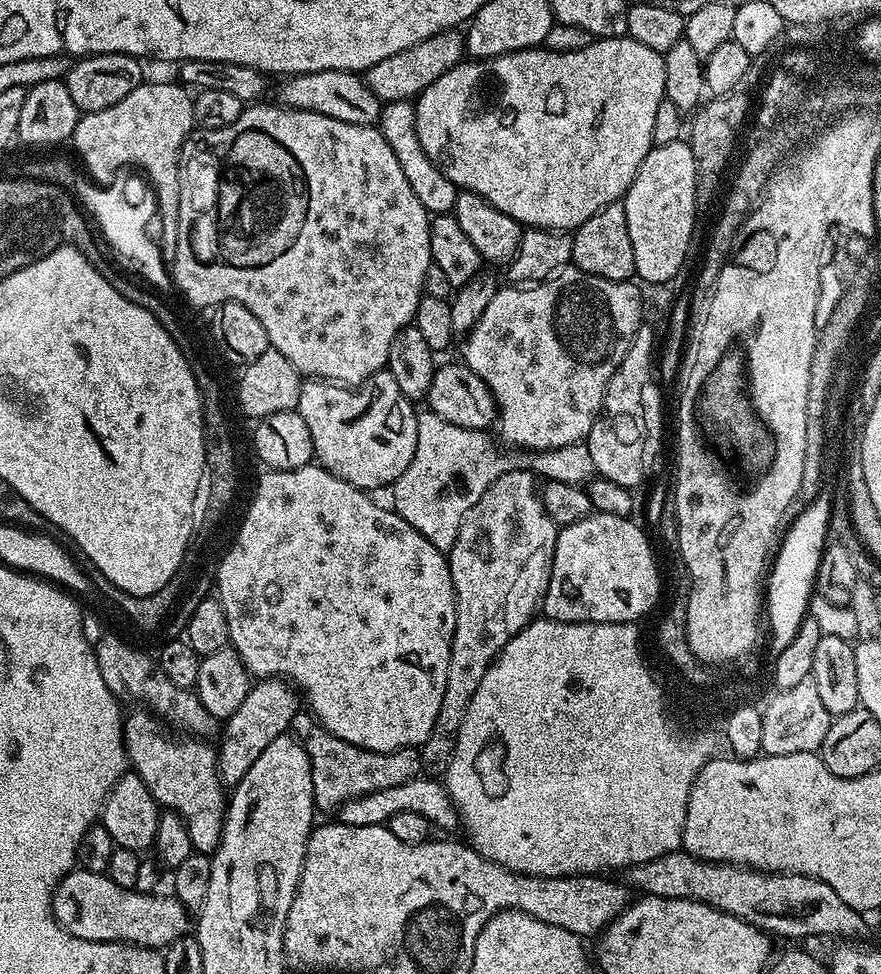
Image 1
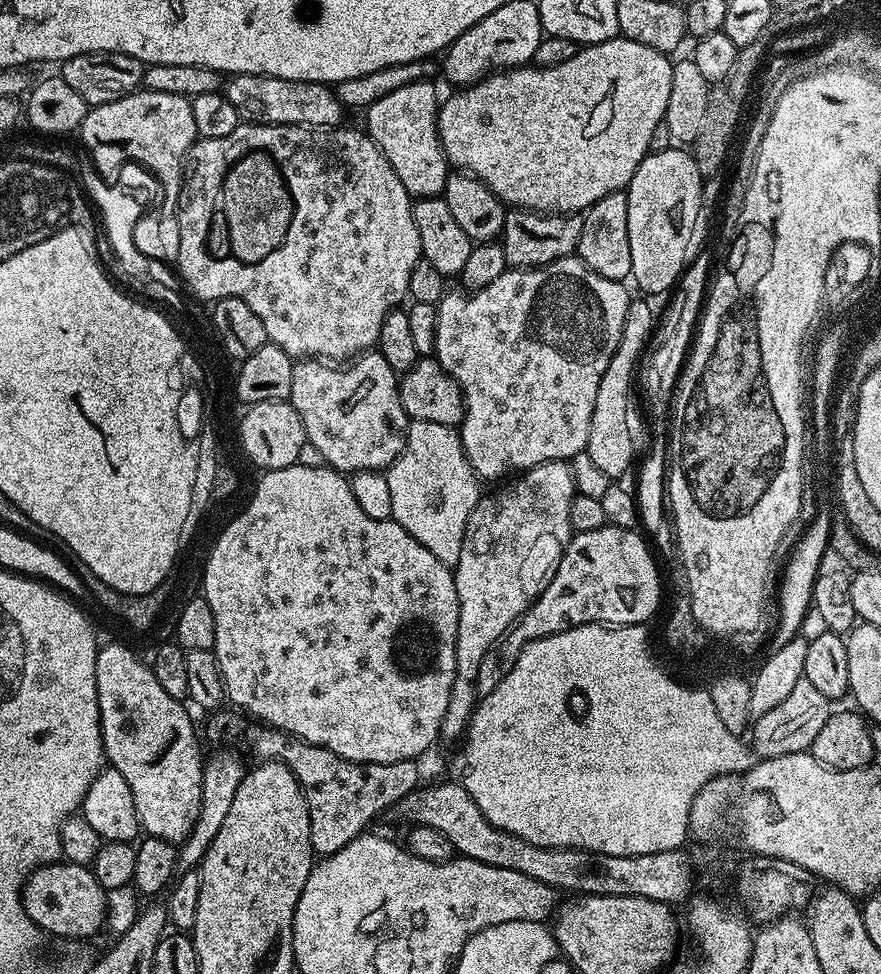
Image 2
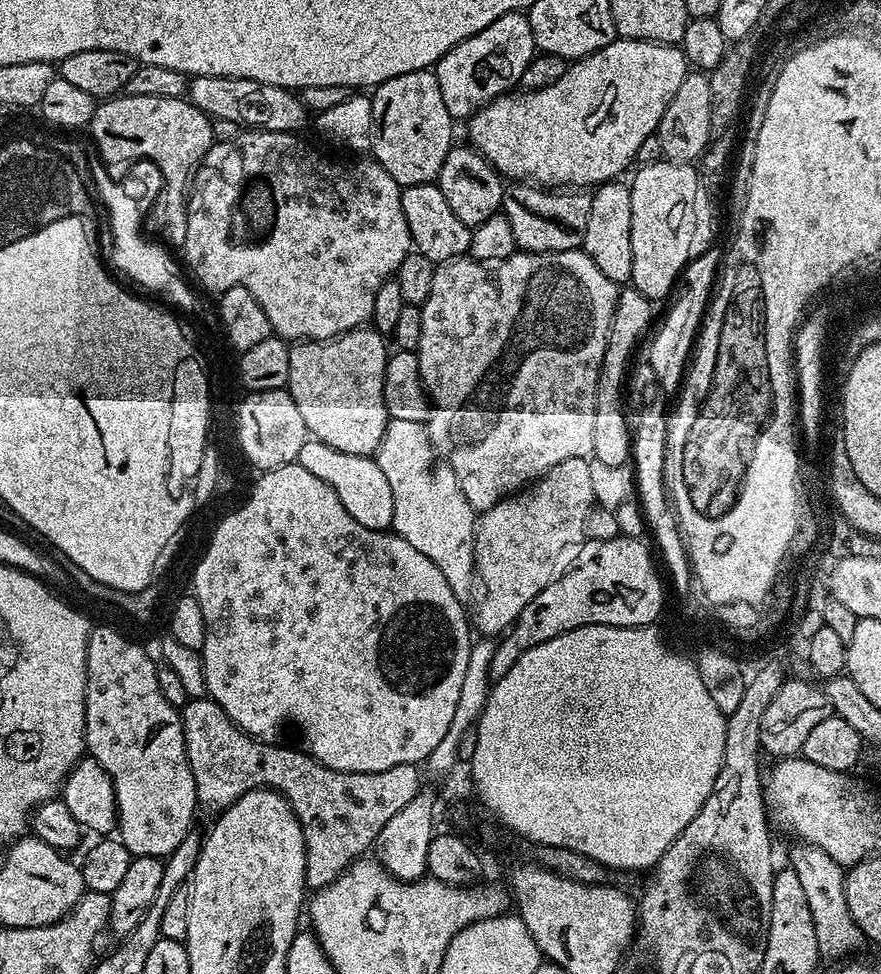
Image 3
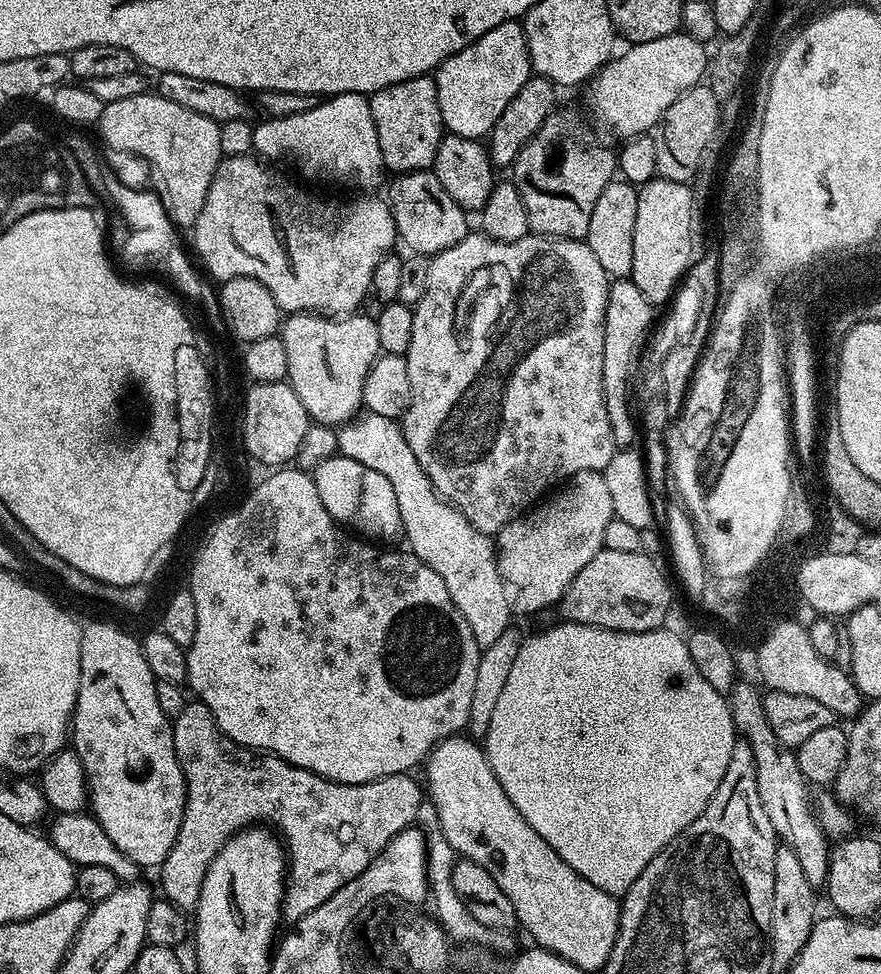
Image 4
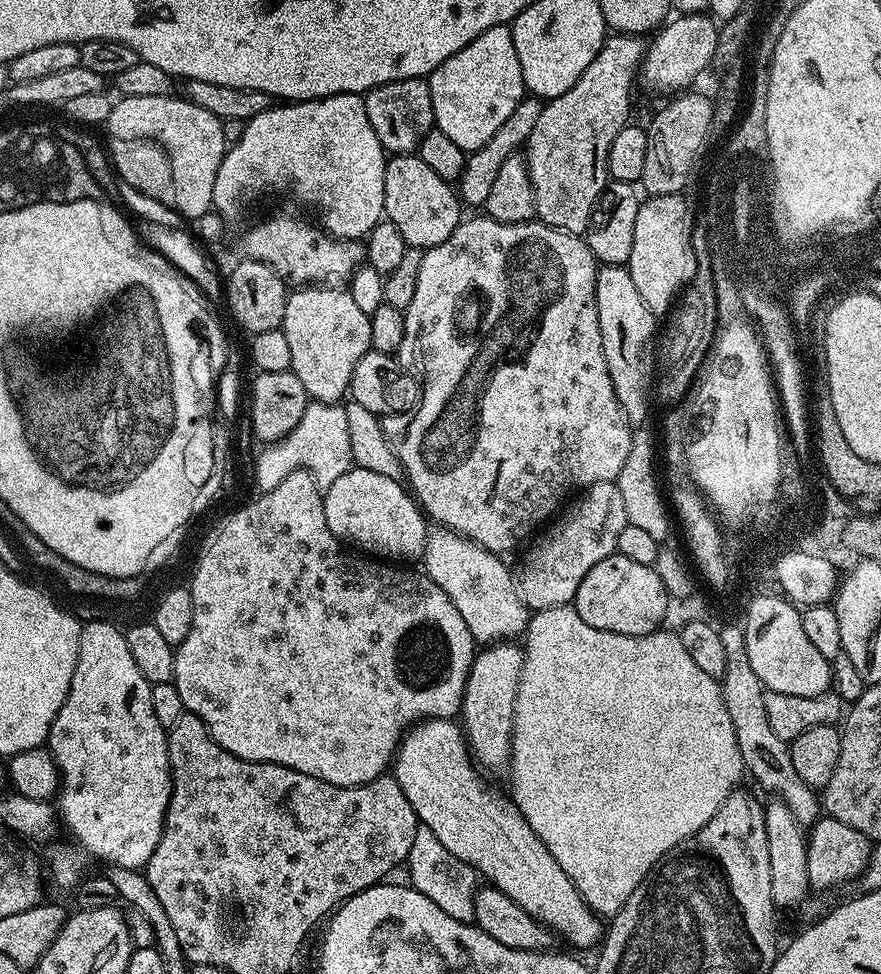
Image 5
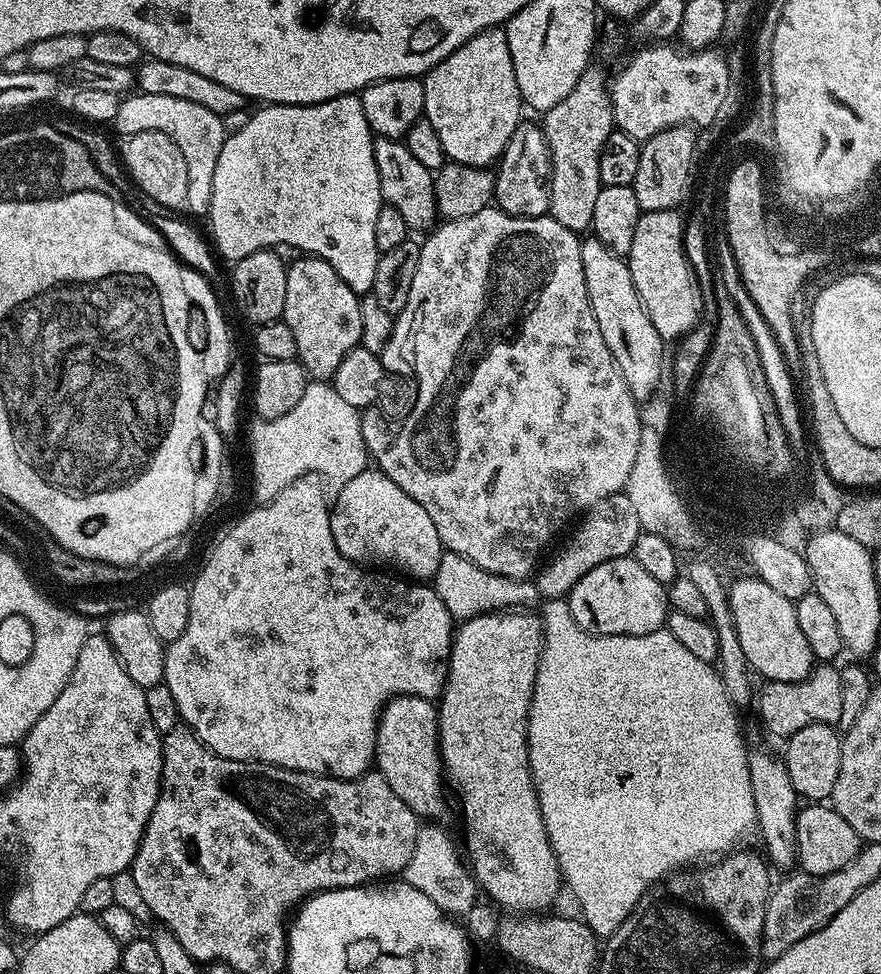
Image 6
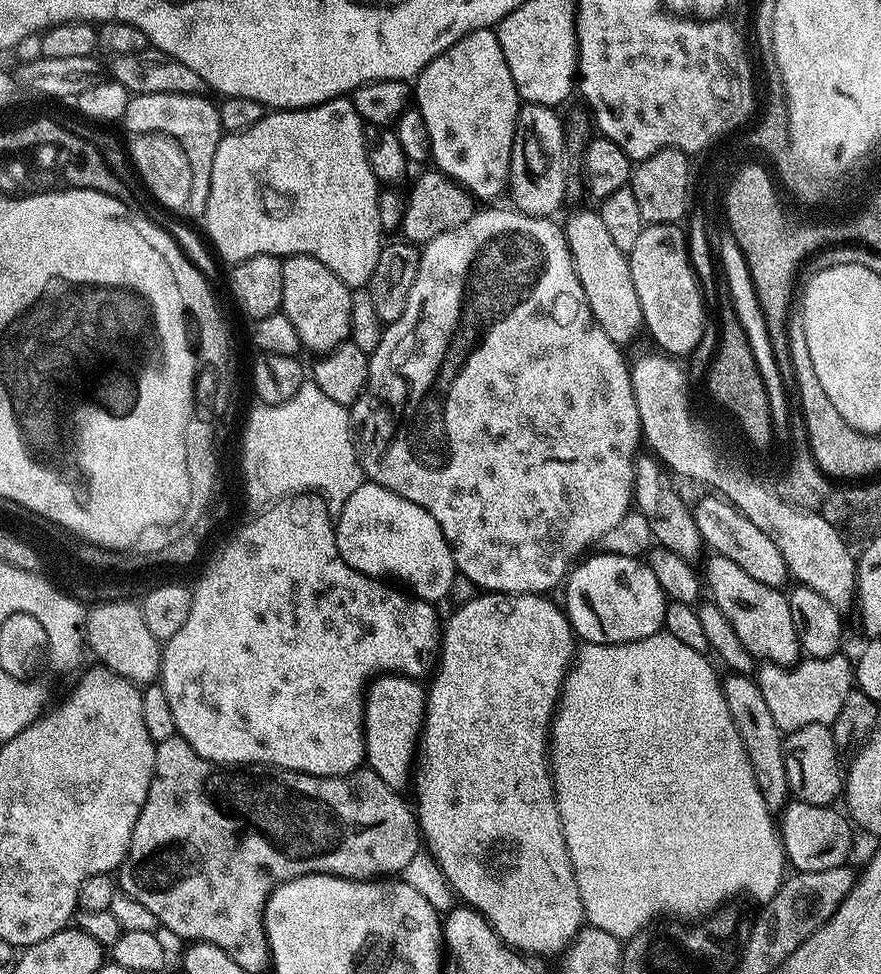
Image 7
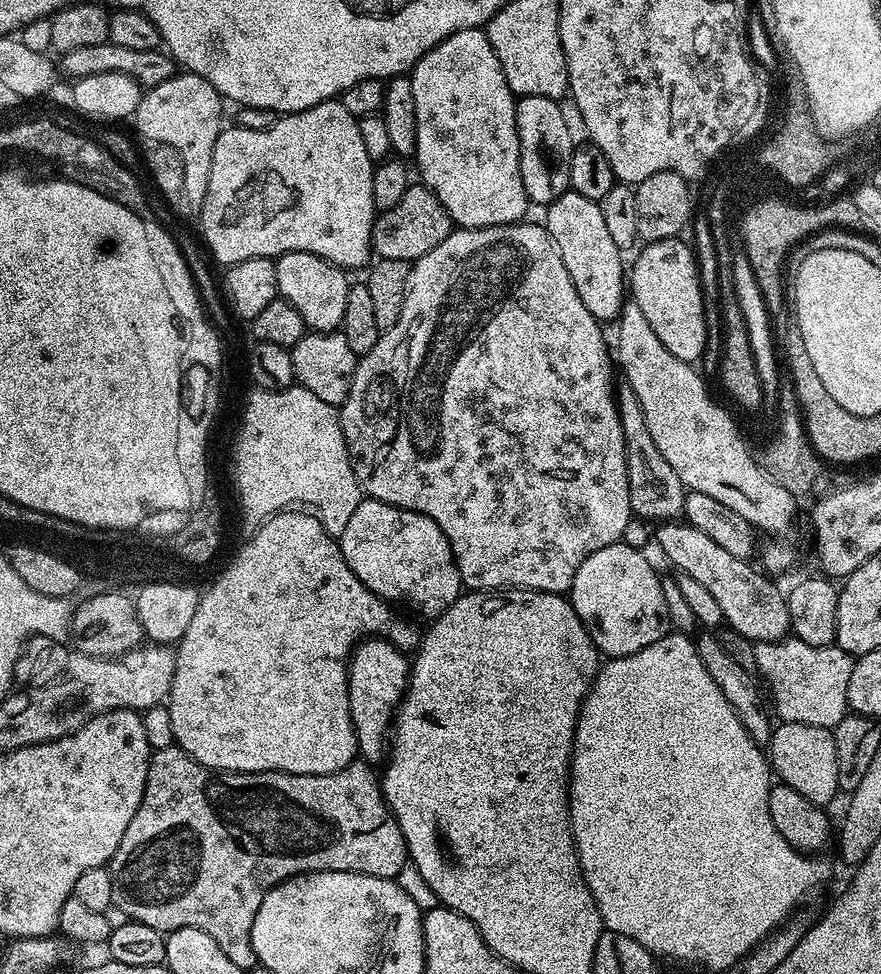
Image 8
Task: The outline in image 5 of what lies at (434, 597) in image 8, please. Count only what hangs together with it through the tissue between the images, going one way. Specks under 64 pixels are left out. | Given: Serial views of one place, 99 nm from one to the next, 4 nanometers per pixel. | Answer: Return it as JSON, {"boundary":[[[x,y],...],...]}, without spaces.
{"boundary":[[[352,467],[322,492],[326,510],[326,526],[341,542],[372,558],[387,558],[392,562],[419,561],[424,554],[430,531],[429,521],[421,507],[400,480],[386,478],[386,474],[374,474],[374,470]]]}

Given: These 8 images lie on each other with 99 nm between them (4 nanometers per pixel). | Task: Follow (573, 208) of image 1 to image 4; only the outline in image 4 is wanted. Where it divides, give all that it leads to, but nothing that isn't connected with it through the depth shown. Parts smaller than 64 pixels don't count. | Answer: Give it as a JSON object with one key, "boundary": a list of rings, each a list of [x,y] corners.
{"boundary":[[[681,30],[666,38],[654,38],[654,42],[642,42],[625,47],[625,52],[613,55],[608,63],[587,81],[588,112],[604,128],[612,128],[612,132],[621,138],[631,138],[644,133],[651,133],[663,121],[666,110],[674,103],[678,94],[686,94],[694,85],[705,79],[710,52],[701,41],[695,40],[687,32]]]}

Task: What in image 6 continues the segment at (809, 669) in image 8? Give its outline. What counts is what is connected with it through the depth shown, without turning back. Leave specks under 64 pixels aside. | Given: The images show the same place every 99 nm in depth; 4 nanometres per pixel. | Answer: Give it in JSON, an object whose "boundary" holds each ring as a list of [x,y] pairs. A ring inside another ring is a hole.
{"boundary":[[[824,662],[813,667],[805,680],[796,682],[767,681],[759,685],[754,708],[760,711],[760,720],[772,736],[787,738],[798,734],[811,724],[839,725],[842,718],[842,678],[841,669]],[[835,667],[835,668],[832,668]]]}

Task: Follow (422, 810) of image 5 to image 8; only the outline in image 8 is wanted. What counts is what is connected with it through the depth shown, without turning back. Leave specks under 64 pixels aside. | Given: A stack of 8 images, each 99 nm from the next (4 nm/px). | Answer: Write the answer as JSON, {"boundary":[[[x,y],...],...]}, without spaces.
{"boundary":[[[364,638],[353,648],[348,661],[348,701],[359,755],[376,766],[385,759],[390,725],[408,690],[410,660],[401,649],[383,638]]]}

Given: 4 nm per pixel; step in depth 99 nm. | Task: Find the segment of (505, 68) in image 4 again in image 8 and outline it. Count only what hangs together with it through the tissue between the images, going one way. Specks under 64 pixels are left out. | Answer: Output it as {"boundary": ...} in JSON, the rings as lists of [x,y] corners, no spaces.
{"boundary":[[[467,28],[450,34],[438,46],[434,46],[412,69],[412,85],[414,86],[414,114],[418,118],[418,142],[414,163],[420,171],[419,183],[429,188],[438,198],[440,205],[448,211],[456,228],[485,228],[486,226],[502,226],[503,224],[519,224],[530,209],[530,201],[526,194],[526,186],[522,186],[522,170],[520,169],[520,143],[516,129],[516,101],[510,86],[506,82],[506,74],[502,70],[502,62],[498,62],[498,54],[494,54],[494,46],[490,46],[490,38],[484,28]]]}

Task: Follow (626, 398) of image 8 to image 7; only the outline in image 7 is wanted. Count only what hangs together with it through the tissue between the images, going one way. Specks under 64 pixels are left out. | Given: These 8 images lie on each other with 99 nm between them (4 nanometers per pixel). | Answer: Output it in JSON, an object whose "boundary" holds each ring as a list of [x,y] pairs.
{"boundary":[[[637,455],[632,483],[635,507],[644,515],[646,522],[650,522],[652,539],[659,547],[674,550],[678,558],[684,558],[686,562],[695,565],[701,559],[700,551],[705,551],[706,545],[704,539],[698,534],[698,526],[692,517],[692,508],[680,497],[675,482],[677,483],[668,469],[655,456]]]}

